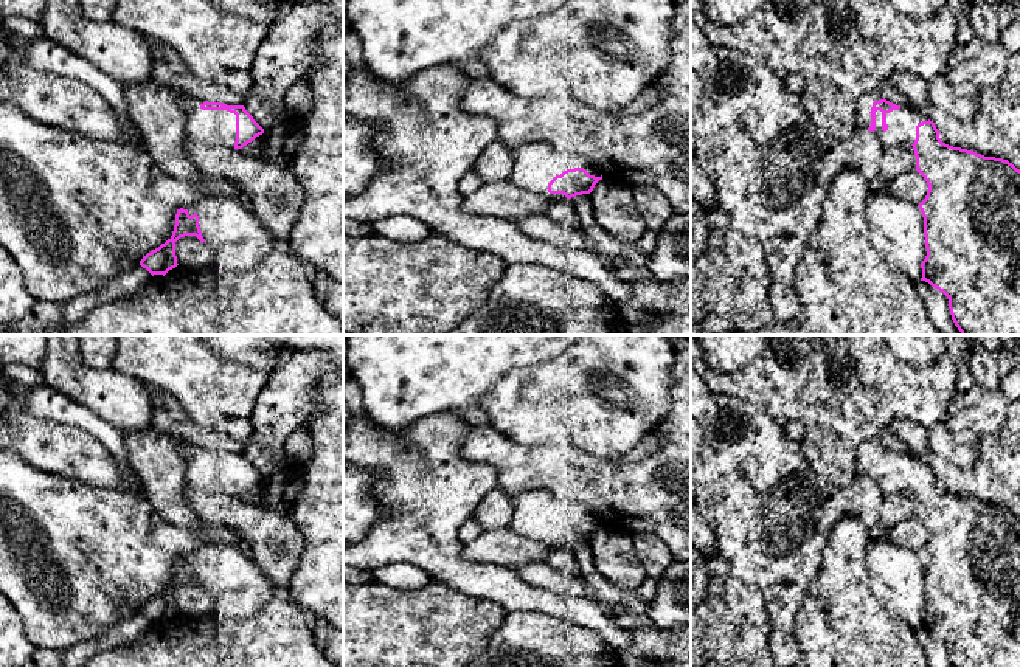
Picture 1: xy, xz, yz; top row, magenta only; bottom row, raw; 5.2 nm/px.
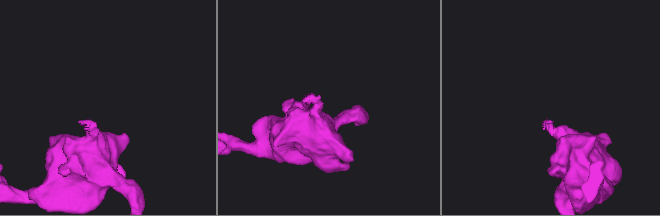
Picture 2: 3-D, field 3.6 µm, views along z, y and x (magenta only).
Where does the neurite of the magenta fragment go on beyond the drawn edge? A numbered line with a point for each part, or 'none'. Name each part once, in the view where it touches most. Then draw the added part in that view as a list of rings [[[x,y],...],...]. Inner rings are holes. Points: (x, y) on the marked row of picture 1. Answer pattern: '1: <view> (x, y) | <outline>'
1: xz (536, 163) | [[[543,141],[525,143],[509,147],[512,154],[512,172],[509,180],[548,202],[567,202],[574,205],[576,197],[567,199],[564,194],[550,194],[548,183],[567,169],[584,168],[590,175],[601,177],[593,161],[578,154],[556,150]]]

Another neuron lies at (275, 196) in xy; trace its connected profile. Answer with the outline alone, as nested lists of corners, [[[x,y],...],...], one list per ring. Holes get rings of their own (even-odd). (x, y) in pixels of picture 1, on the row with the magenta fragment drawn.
[[[185,133],[185,149],[210,180],[230,178],[248,197],[248,206],[281,247],[287,245],[303,203],[303,188],[289,166],[269,163]]]

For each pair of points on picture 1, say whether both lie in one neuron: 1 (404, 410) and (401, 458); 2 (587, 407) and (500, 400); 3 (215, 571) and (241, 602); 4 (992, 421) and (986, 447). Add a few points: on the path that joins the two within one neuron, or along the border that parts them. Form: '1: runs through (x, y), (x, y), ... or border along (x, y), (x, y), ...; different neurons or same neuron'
1: border along (435, 413), (401, 431), (368, 418); different neurons
2: runs through (565, 405), (522, 405); same neuron
3: runs through (222, 579), (235, 594); same neuron
4: border along (1003, 427), (997, 435), (978, 436); different neurons

